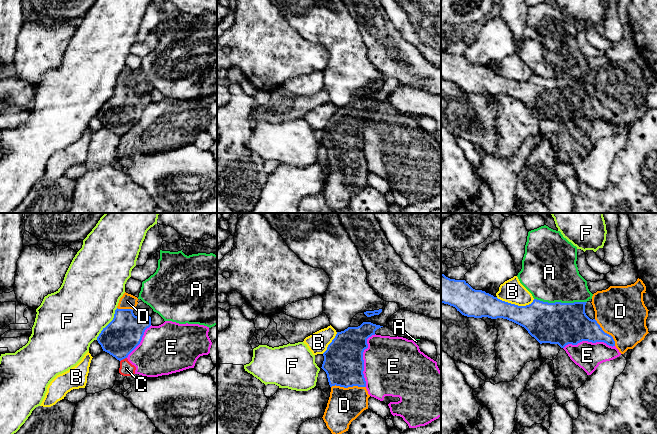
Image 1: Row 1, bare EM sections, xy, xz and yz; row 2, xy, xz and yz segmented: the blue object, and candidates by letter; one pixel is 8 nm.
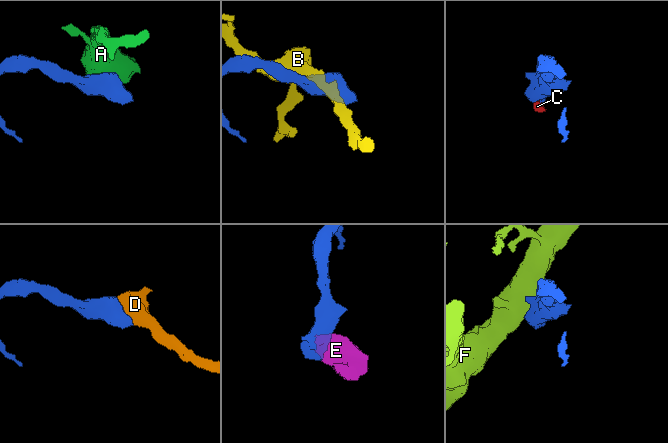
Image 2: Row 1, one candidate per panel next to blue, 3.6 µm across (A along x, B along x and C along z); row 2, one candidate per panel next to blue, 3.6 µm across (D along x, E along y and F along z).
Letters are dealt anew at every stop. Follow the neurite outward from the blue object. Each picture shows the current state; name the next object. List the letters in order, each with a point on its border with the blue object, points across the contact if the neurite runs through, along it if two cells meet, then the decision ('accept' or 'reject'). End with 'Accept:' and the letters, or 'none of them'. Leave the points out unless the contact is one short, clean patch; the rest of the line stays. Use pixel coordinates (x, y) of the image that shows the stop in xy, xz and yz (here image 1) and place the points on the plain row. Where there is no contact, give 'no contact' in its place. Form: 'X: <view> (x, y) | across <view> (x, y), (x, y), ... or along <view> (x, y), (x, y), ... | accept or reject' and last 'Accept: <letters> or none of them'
A: yz (560, 78) | reject
B: yz (514, 80) | reject
C: xy (123, 134) | along xy (126, 133), (120, 137) | reject
D: xz (348, 162) | accept
E: xz (362, 135) | reject
F: xy (108, 100) | along xy (117, 84), (113, 95), (96, 115) | reject
Accept: D

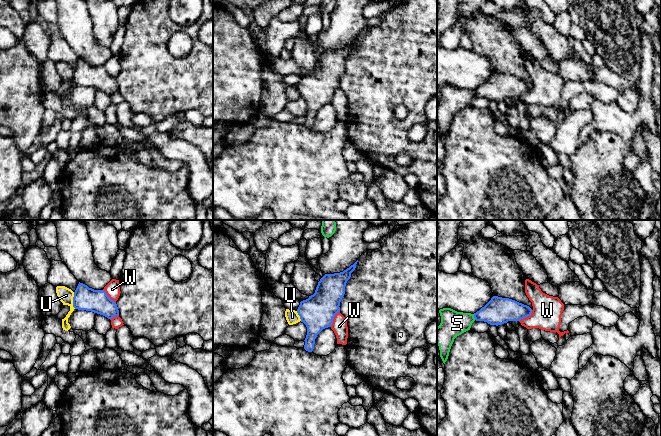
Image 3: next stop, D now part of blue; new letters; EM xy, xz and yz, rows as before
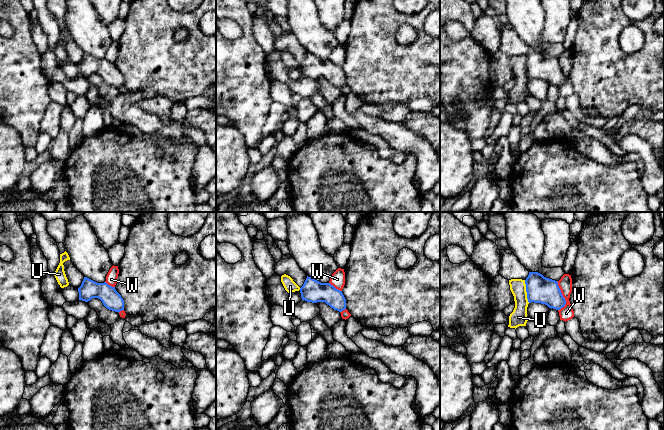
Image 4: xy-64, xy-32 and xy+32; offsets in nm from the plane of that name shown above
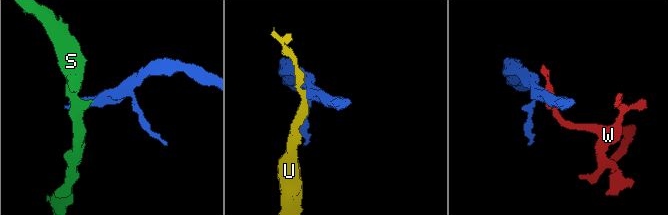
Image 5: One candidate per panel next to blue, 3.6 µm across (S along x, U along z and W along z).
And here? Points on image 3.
S: yz (474, 93) | along yz (473, 90), (475, 95) | reject
U: xy (73, 76) | along xy (73, 68), (73, 82), (75, 84) | reject
W: xz (333, 94) | along xz (339, 87), (330, 102) | reject
Accept: none of them

